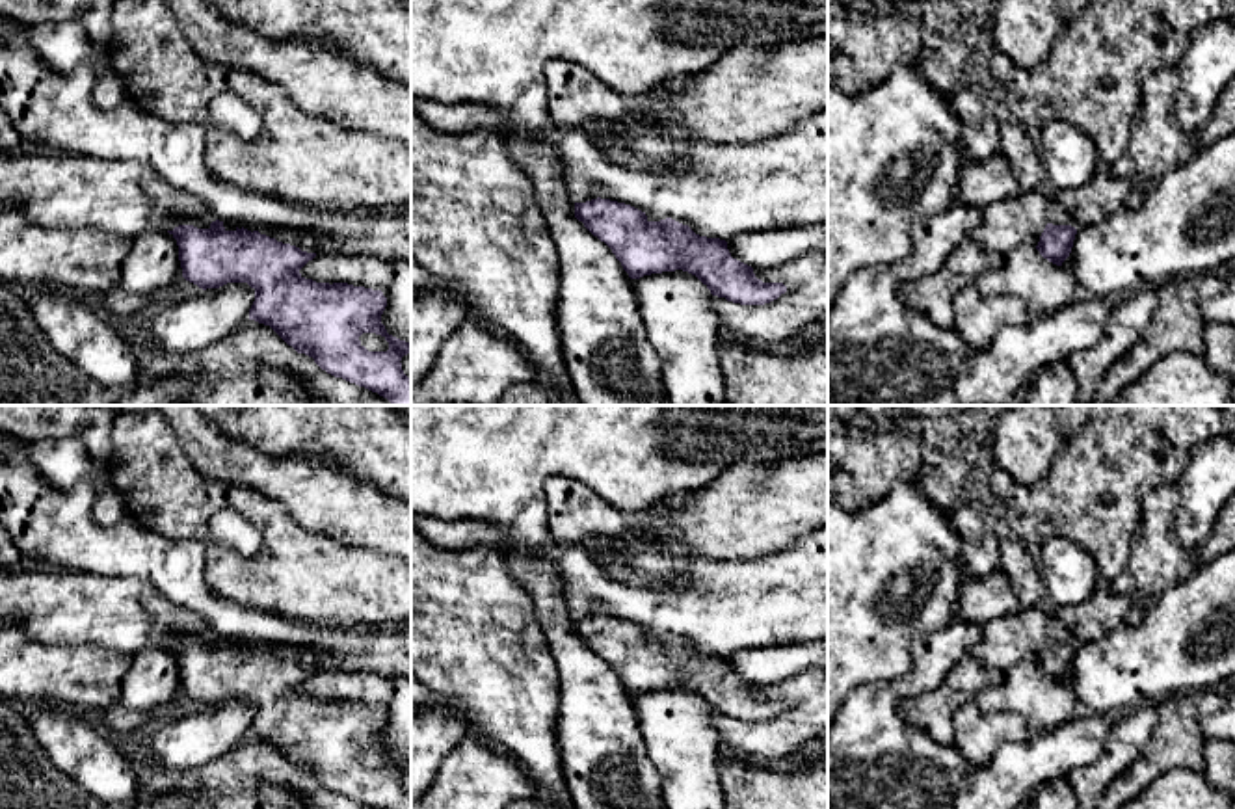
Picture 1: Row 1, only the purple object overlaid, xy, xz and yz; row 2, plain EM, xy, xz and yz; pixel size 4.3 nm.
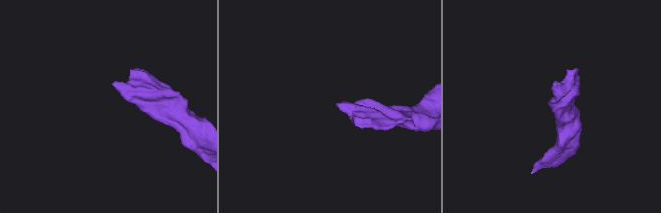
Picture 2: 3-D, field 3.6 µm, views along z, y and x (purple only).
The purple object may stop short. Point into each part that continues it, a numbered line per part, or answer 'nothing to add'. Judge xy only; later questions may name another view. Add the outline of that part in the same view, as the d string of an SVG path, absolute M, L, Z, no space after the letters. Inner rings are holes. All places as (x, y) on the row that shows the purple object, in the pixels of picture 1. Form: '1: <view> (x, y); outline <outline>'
1: xy (62, 190); outline M0 153L0 203L11 197L22 199L15 210L45 227L97 227L126 238L136 238L147 229L173 231L179 225L210 229L218 219L197 197L134 160L106 160L78 153Z

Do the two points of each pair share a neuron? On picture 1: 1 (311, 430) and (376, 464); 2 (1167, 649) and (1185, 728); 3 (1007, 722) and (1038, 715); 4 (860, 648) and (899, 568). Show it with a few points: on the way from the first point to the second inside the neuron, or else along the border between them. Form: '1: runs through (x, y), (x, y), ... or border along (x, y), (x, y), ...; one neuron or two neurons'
1: runs through (328, 430), (343, 430), (359, 447); one neuron
2: border along (1211, 689), (1174, 694), (1161, 702); two neurons
3: border along (982, 709), (1016, 711), (1031, 731); two neurons
4: runs through (860, 627), (889, 597), (891, 588); one neuron

